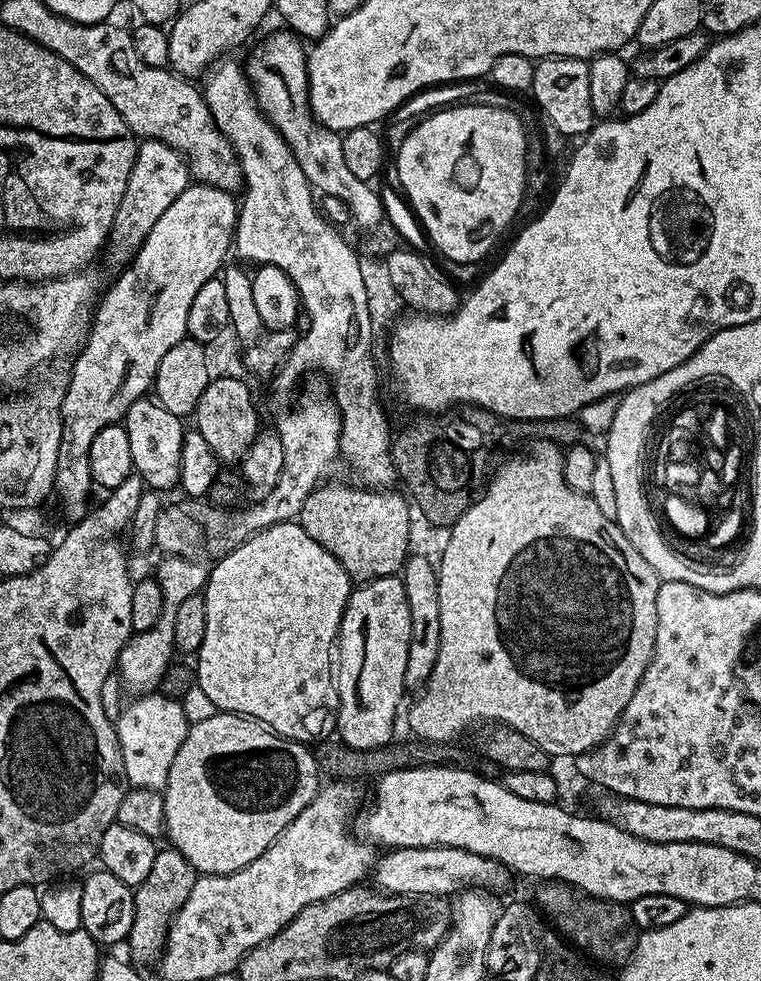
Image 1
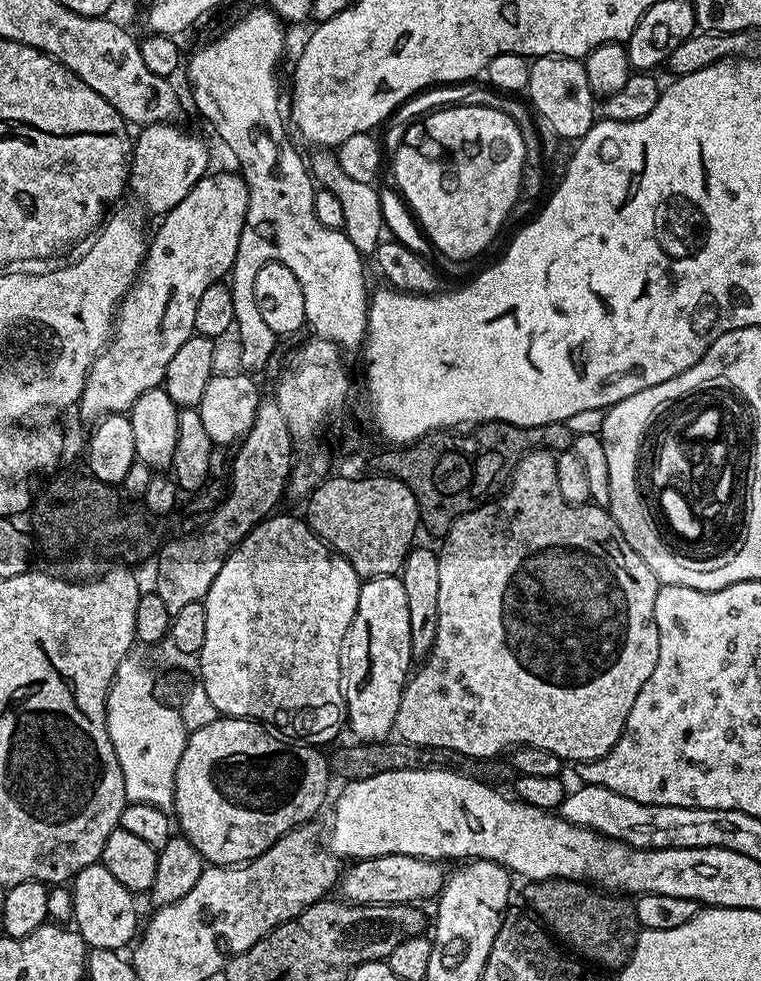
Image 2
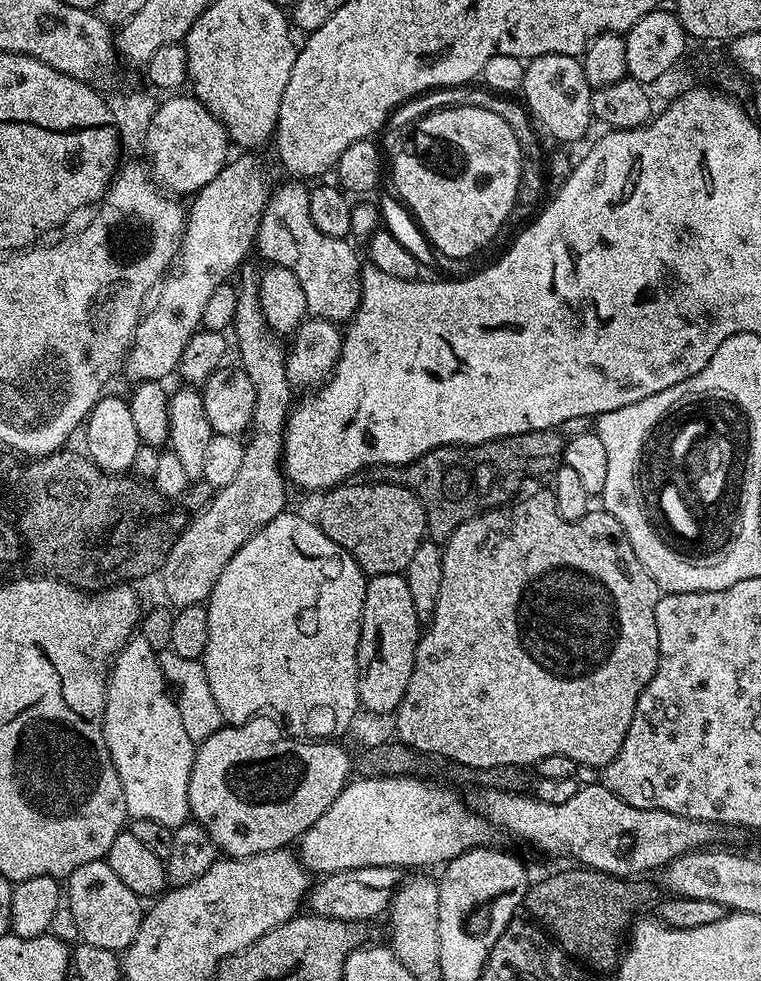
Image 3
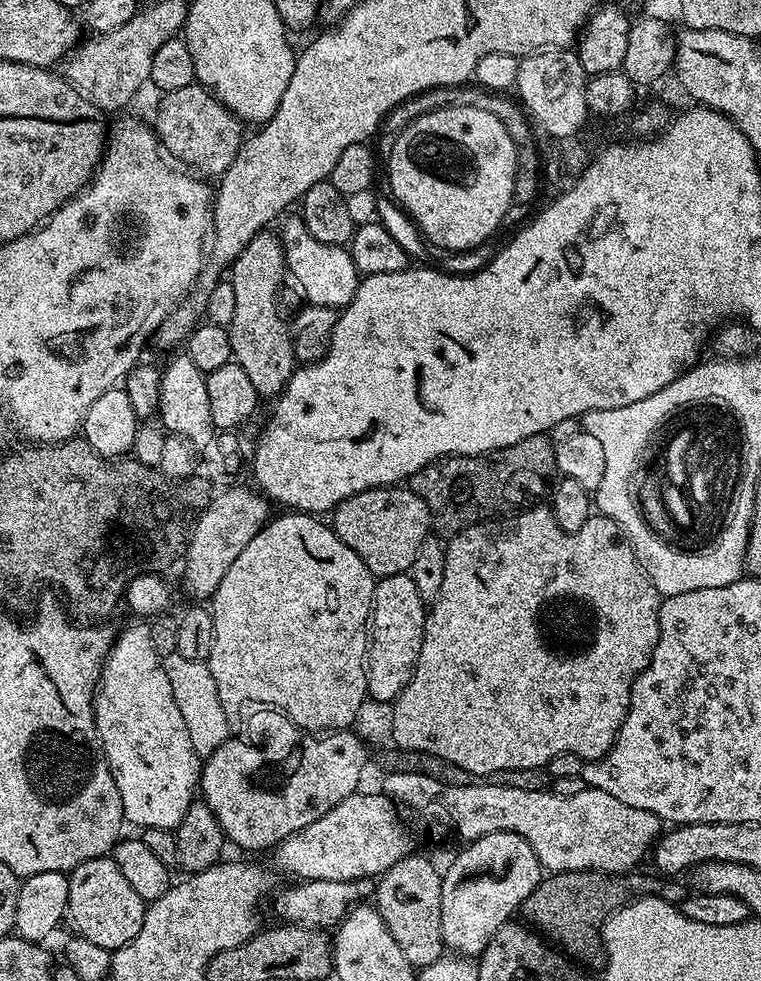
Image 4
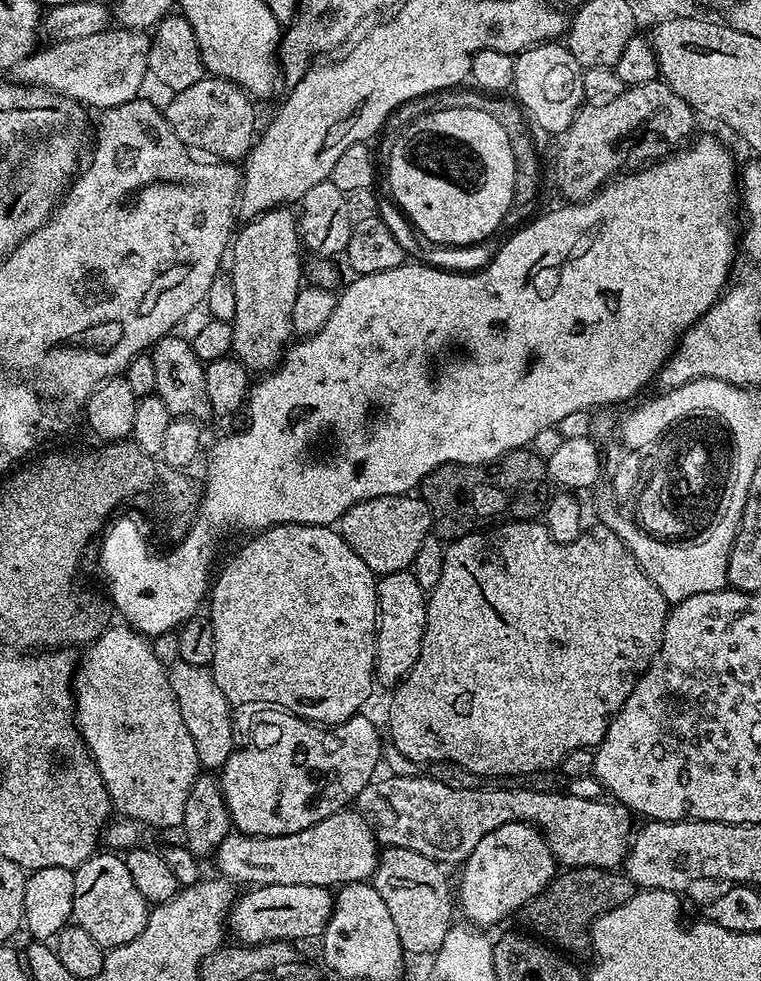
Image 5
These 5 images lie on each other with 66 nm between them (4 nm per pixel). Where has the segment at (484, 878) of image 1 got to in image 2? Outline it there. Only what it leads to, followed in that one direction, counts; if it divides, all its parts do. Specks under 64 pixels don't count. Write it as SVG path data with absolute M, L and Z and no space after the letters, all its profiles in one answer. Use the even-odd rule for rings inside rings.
M386 854L349 863L338 881L338 892L349 904L411 904L439 897L446 879L445 865L406 854Z

